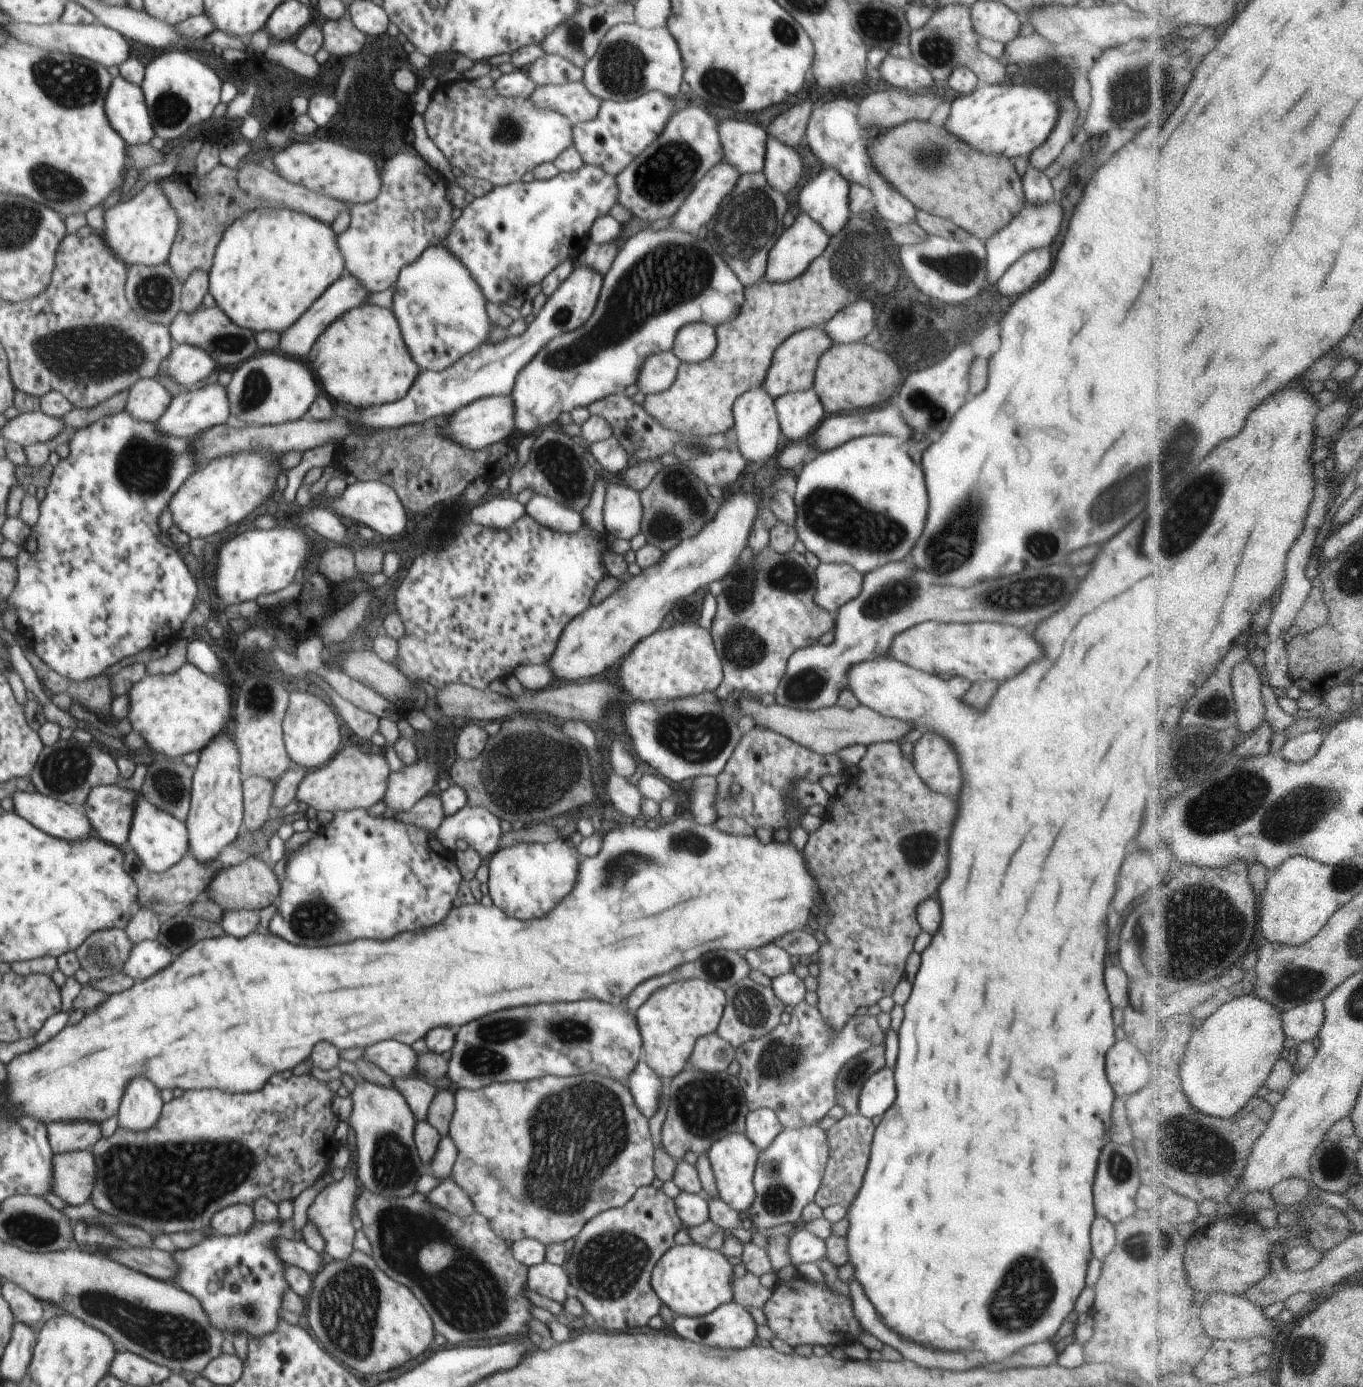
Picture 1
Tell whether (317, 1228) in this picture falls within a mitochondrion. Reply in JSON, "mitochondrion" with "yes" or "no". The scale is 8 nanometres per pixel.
{"mitochondrion":"no"}

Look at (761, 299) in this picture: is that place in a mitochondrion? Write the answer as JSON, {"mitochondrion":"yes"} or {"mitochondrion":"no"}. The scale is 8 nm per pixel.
{"mitochondrion":"no"}

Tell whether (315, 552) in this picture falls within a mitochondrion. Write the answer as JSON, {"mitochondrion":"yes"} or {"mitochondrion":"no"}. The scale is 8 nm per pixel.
{"mitochondrion":"no"}

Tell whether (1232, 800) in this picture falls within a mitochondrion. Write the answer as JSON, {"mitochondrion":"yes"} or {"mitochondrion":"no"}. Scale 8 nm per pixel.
{"mitochondrion":"yes"}

